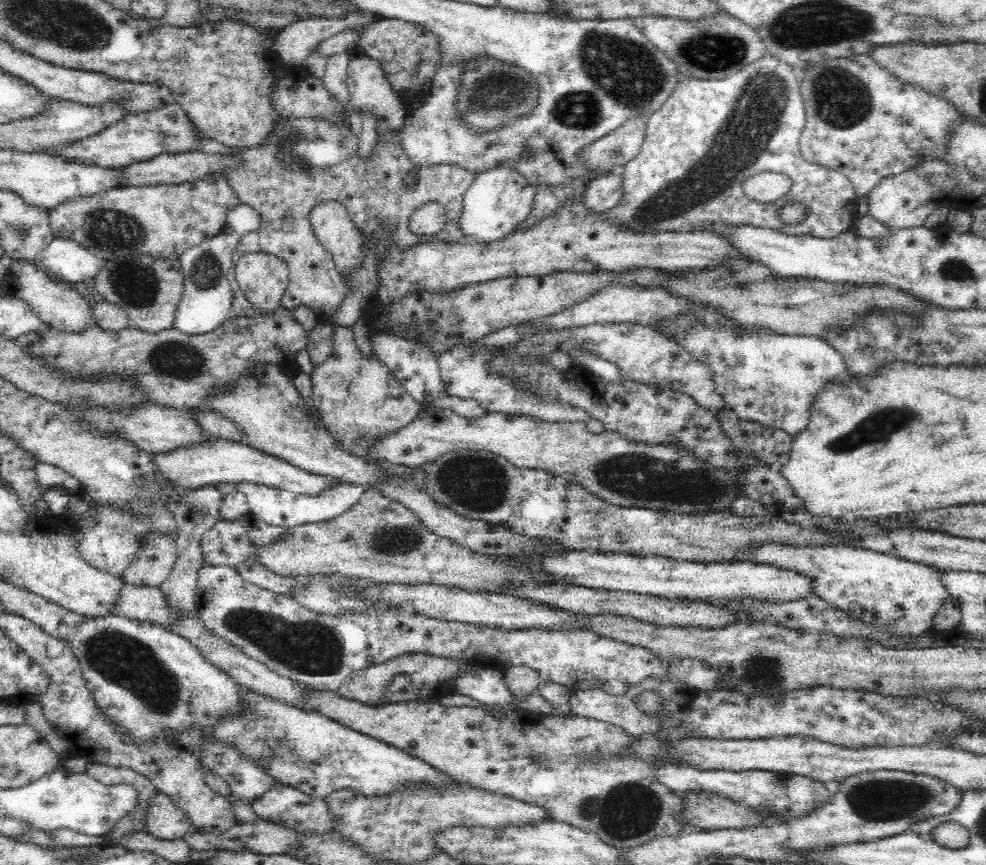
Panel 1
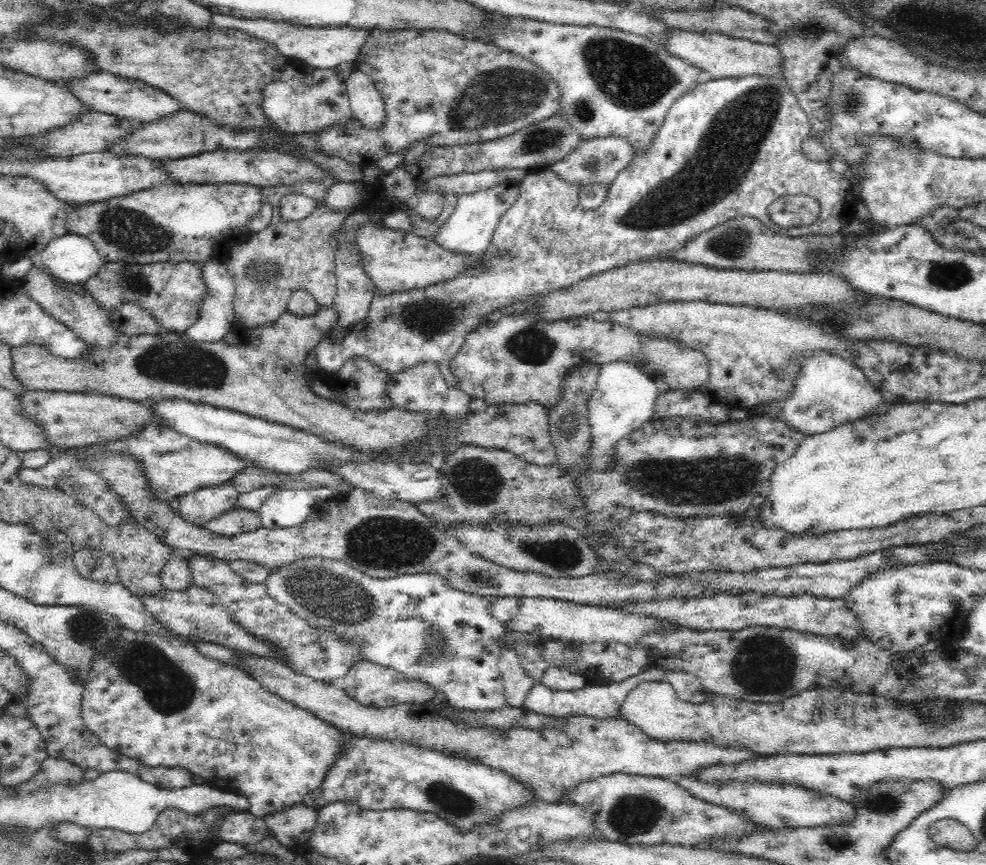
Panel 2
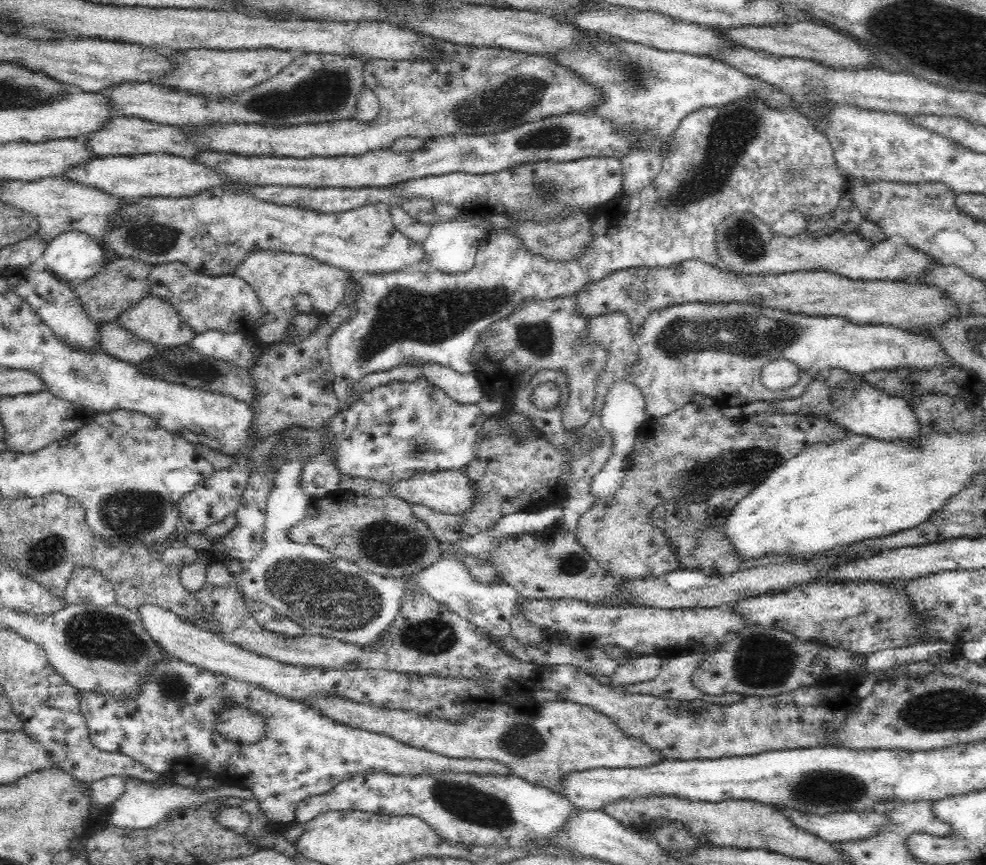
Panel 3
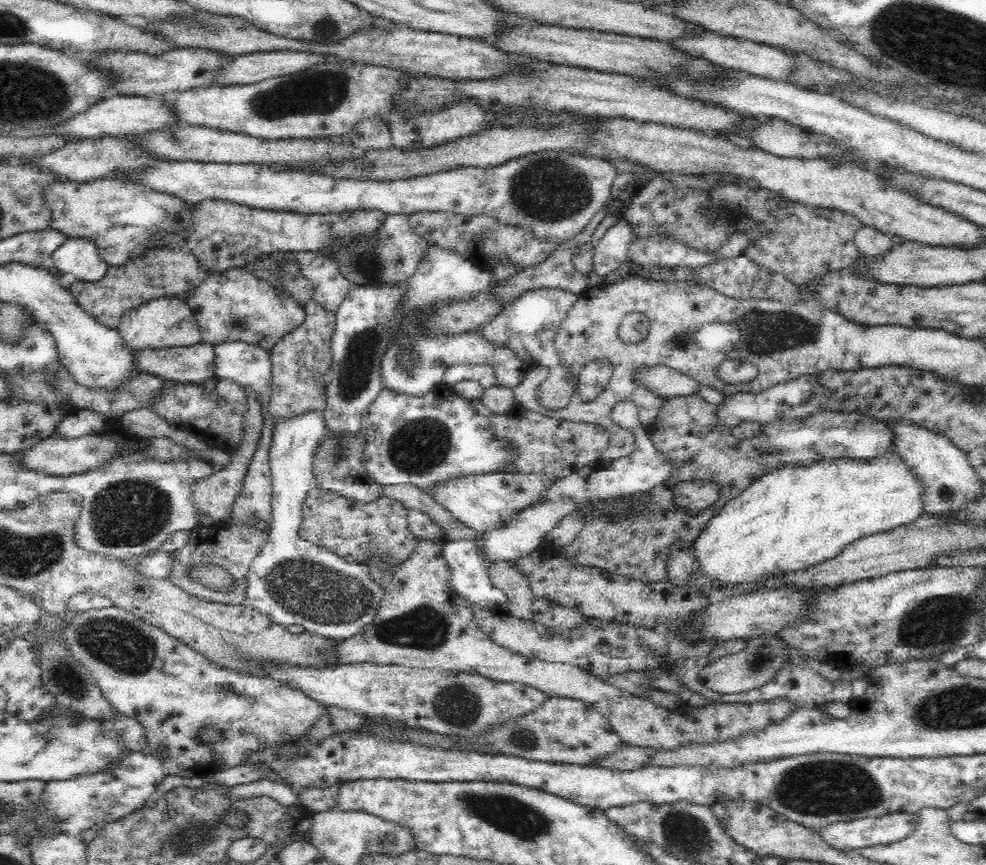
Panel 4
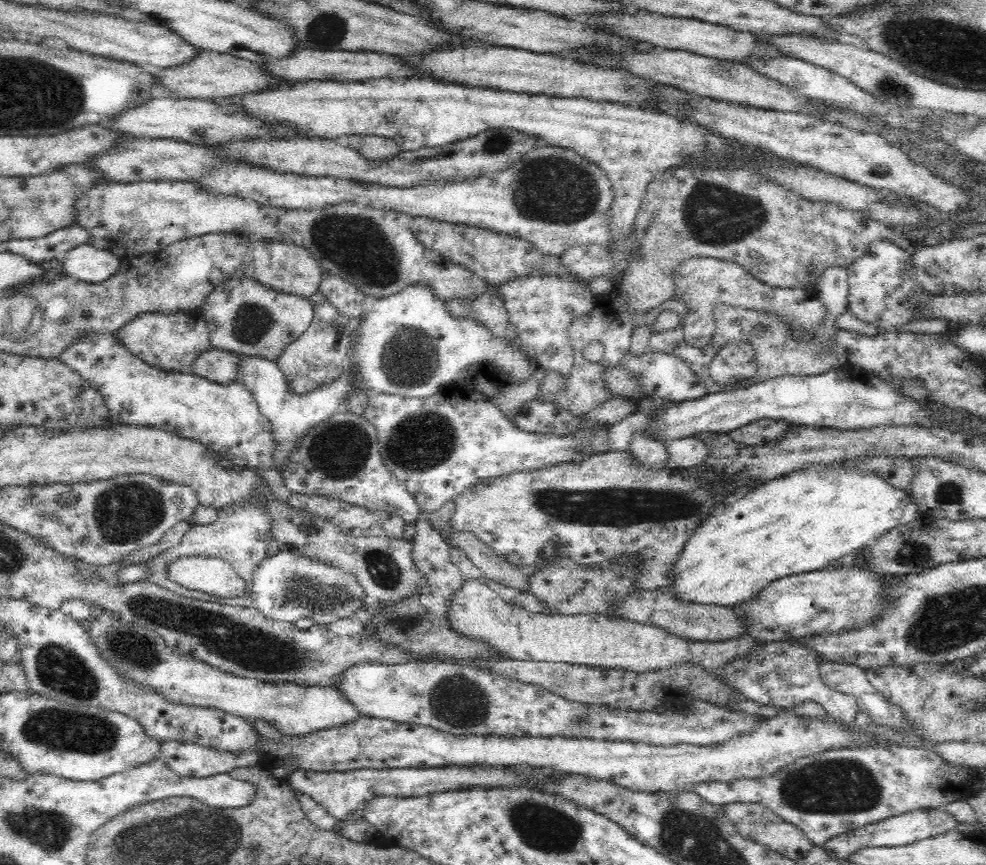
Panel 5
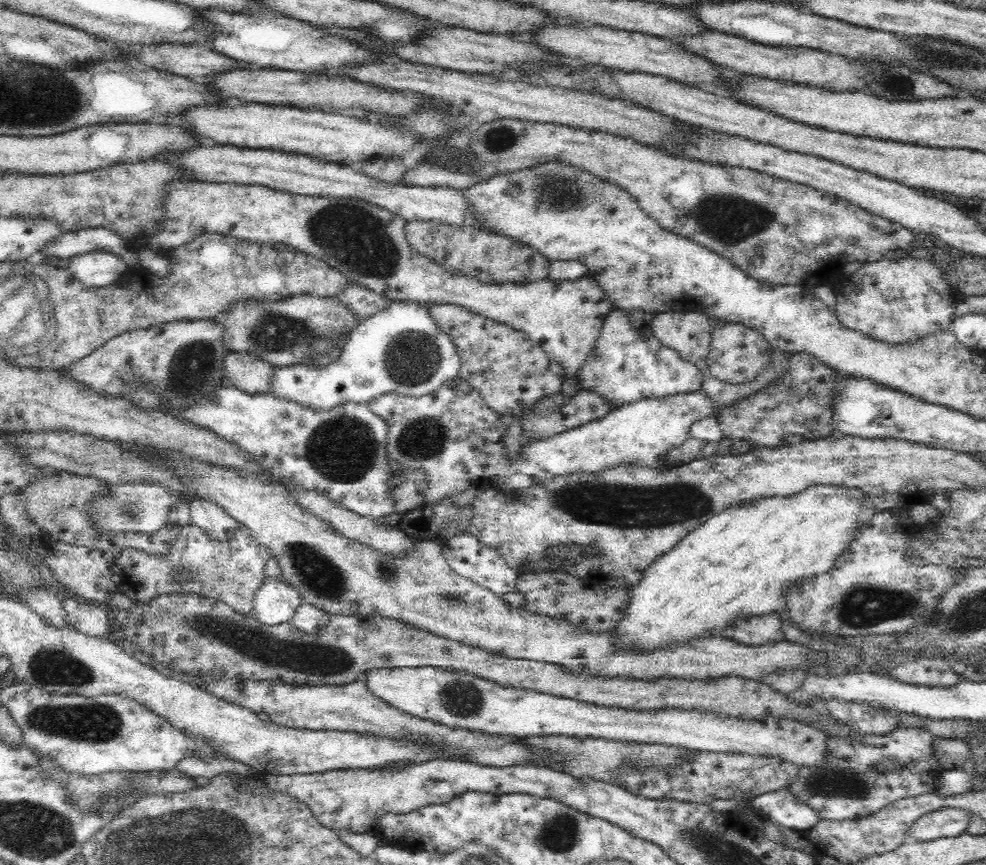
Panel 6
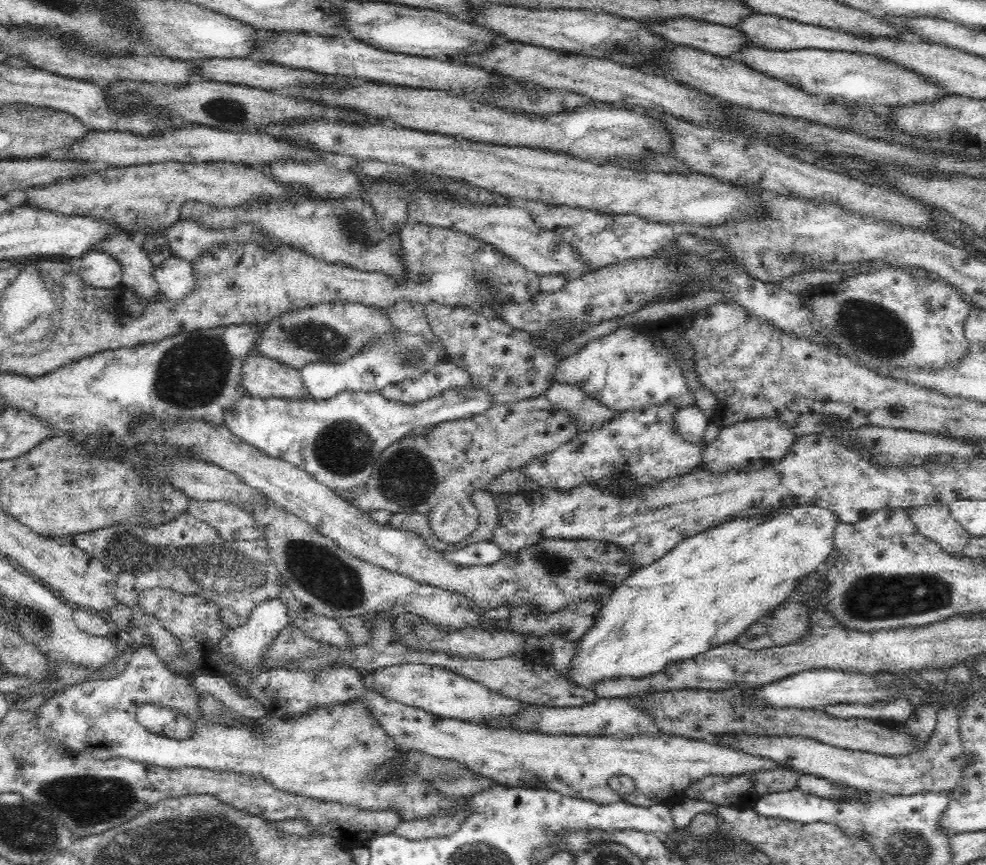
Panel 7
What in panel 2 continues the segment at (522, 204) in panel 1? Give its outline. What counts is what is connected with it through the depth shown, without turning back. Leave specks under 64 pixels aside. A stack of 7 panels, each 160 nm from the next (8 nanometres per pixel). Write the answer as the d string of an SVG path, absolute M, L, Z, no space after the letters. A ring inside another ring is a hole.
M504 184L496 185L491 189L484 189L474 194L465 194L457 198L456 208L446 218L446 222L429 238L454 254L465 254L468 257L480 257L488 248L493 232L502 215L518 198L517 188L507 188Z

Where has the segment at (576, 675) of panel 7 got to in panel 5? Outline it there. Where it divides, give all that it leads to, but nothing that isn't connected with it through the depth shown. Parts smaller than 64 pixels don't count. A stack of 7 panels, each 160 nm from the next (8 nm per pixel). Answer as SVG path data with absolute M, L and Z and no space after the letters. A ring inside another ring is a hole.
M822 465L808 466L801 471L793 471L783 477L778 477L767 481L763 485L755 487L750 491L746 491L742 496L730 501L726 506L722 507L722 512L712 515L704 520L703 524L692 534L692 537L685 543L684 549L680 550L676 562L672 564L672 574L670 574L670 584L666 584L666 591L670 593L671 598L677 598L681 602L689 604L704 604L705 606L722 606L730 610L736 609L744 602L756 600L761 594L763 588L771 582L780 580L780 578L790 575L796 575L804 572L819 571L827 572L827 566L832 560L842 558L844 554L850 552L858 552L871 543L875 543L880 536L886 532L892 531L908 523L914 522L920 517L919 507L913 502L912 497L905 491L895 490L887 480L879 478L876 474L867 474L866 472L857 472L856 469L827 469Z

